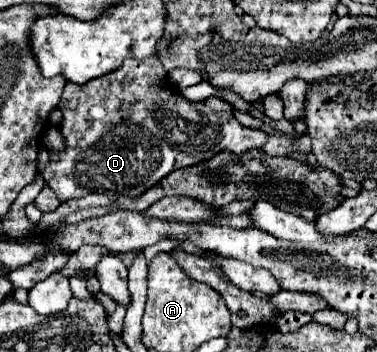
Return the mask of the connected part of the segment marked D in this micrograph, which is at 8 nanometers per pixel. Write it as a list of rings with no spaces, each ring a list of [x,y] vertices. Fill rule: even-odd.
[[[154,57],[152,61],[126,61],[120,69],[112,71],[112,73],[106,73],[102,77],[96,77],[84,85],[76,85],[76,83],[66,83],[64,87],[64,93],[62,93],[62,99],[60,99],[60,105],[62,109],[62,123],[60,123],[60,131],[64,133],[66,137],[66,145],[68,149],[64,153],[50,153],[50,163],[46,165],[46,169],[42,171],[48,187],[52,187],[52,191],[60,197],[60,201],[68,201],[68,199],[76,199],[76,197],[84,197],[88,193],[104,193],[104,195],[128,195],[128,197],[138,197],[142,195],[144,191],[148,191],[152,185],[156,185],[168,171],[166,169],[182,169],[182,167],[188,167],[188,165],[196,165],[200,161],[206,161],[208,157],[212,157],[212,153],[218,153],[220,149],[232,149],[234,153],[242,153],[242,151],[248,151],[252,147],[262,147],[266,145],[268,141],[268,133],[260,131],[260,129],[248,129],[244,125],[240,125],[240,121],[234,117],[232,113],[232,107],[230,103],[226,103],[224,99],[220,97],[208,97],[206,101],[196,101],[196,103],[190,103],[188,99],[184,99],[178,91],[174,93],[172,85],[170,85],[170,79],[160,63],[158,57]]]

